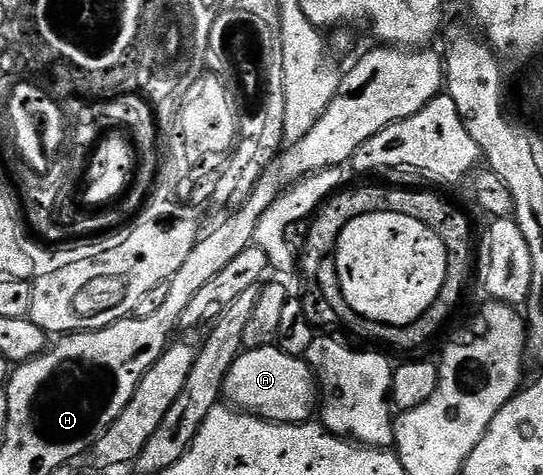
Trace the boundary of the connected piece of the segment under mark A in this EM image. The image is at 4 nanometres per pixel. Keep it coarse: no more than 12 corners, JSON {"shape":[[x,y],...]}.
{"shape":[[277,344],[248,349],[222,388],[233,408],[301,425],[320,393]]}

